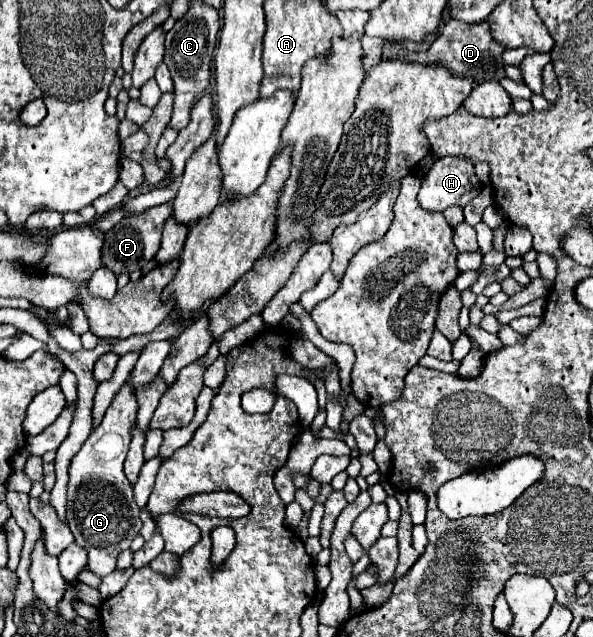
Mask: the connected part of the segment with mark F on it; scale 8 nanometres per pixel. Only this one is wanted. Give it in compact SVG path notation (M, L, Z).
M171 202L161 204L161 206L153 206L147 212L139 214L139 216L131 216L131 218L123 218L119 224L115 224L107 234L105 234L105 244L101 250L101 258L103 258L103 266L109 268L115 276L123 274L123 272L135 272L139 270L139 266L143 262L153 260L153 256L159 250L159 242L161 242L161 230L165 220L171 216Z

